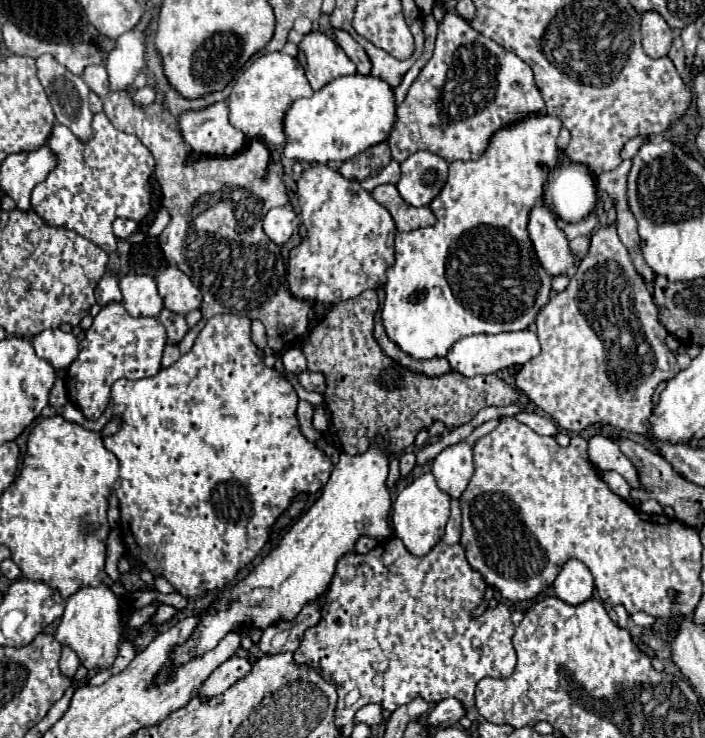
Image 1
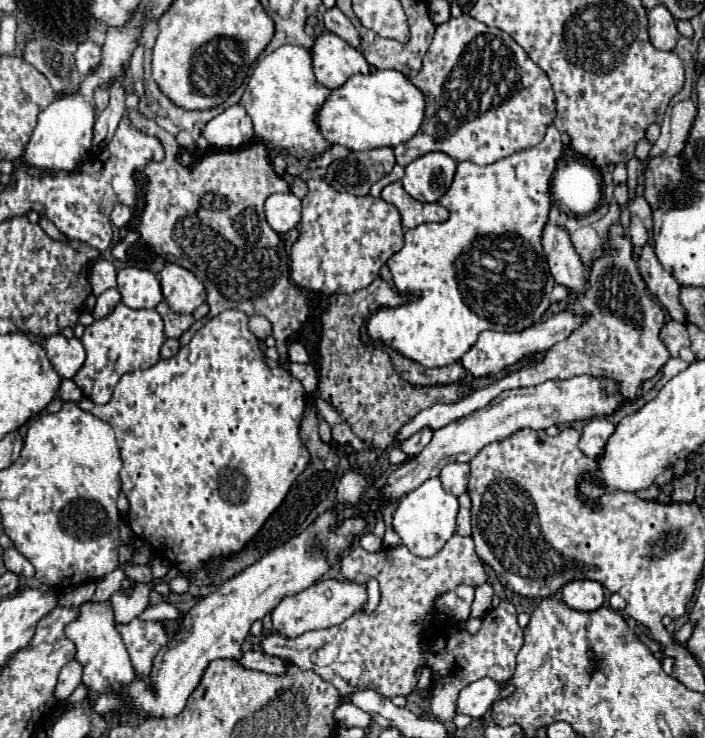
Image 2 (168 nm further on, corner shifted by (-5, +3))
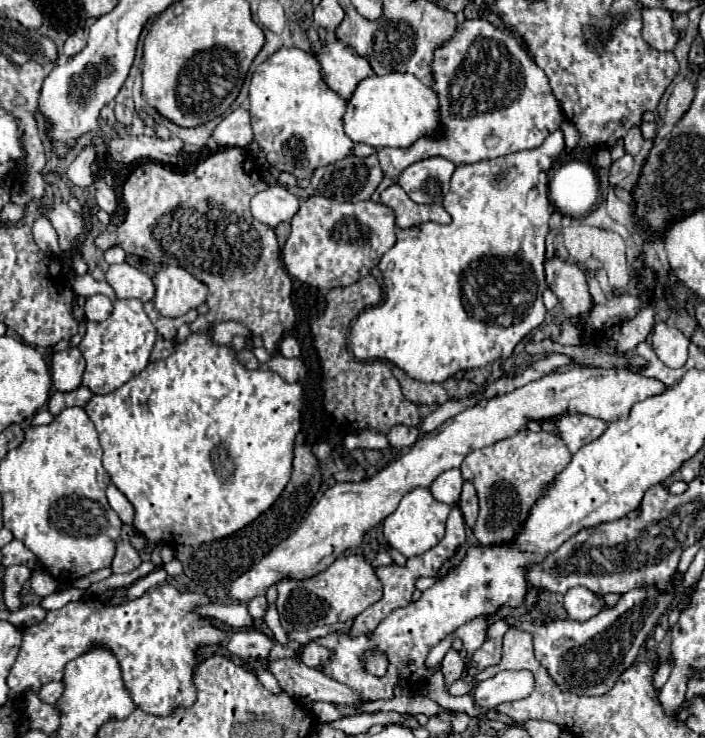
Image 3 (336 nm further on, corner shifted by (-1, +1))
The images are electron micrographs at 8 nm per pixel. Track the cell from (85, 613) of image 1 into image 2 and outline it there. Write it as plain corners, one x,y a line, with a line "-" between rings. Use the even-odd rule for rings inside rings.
85,601
79,607
77,619
65,627
65,637
71,639
77,647
75,659
83,665
83,683
91,689
91,693
101,693
101,697
95,701
97,713
109,713
109,711
123,709
123,701
119,699
119,687
135,679
129,653
115,625
117,623
115,623
111,601
103,601
103,603

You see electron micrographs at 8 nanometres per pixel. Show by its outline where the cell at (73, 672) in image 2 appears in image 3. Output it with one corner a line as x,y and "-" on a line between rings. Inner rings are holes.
53,681
53,683
45,683
41,685
41,689
37,691
37,697
43,701
43,703
49,703
53,705
63,693
63,683
61,681

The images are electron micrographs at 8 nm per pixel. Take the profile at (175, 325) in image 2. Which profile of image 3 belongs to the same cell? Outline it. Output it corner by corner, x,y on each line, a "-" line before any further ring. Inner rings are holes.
151,301
145,303
145,313
147,313
147,317
153,321
153,325
157,327
157,333
159,333
163,339
173,339
175,333
177,333
177,329
179,329
183,323
191,323
191,321
195,321
195,317
197,317
197,311
189,311
189,313
185,313
185,315
181,315
181,317
175,317
175,319
163,317
163,315
159,315
159,313
155,311
155,307
153,307

